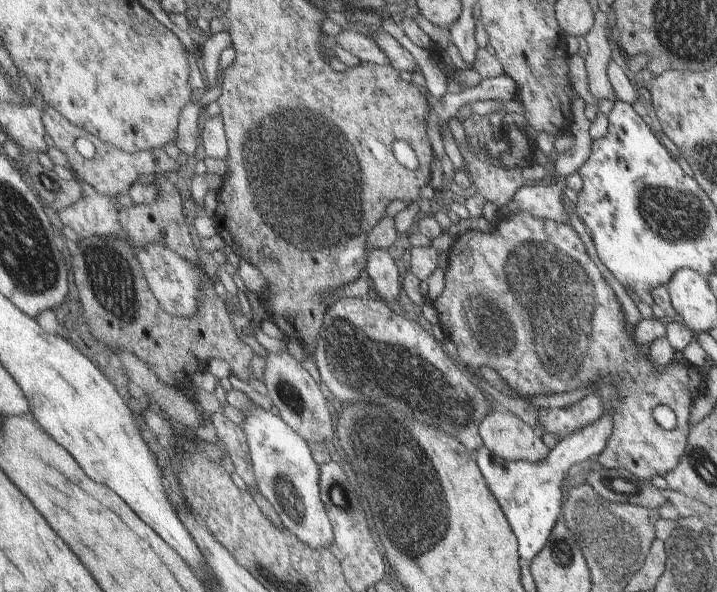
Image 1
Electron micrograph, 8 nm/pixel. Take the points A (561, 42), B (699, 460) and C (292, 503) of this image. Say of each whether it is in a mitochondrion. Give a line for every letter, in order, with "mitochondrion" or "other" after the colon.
A: other
B: mitochondrion
C: mitochondrion

